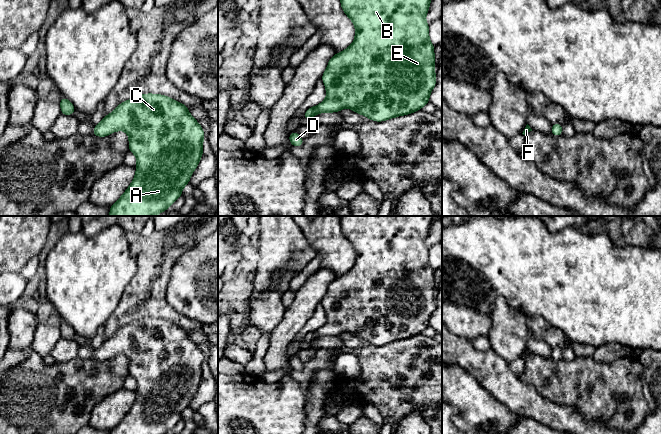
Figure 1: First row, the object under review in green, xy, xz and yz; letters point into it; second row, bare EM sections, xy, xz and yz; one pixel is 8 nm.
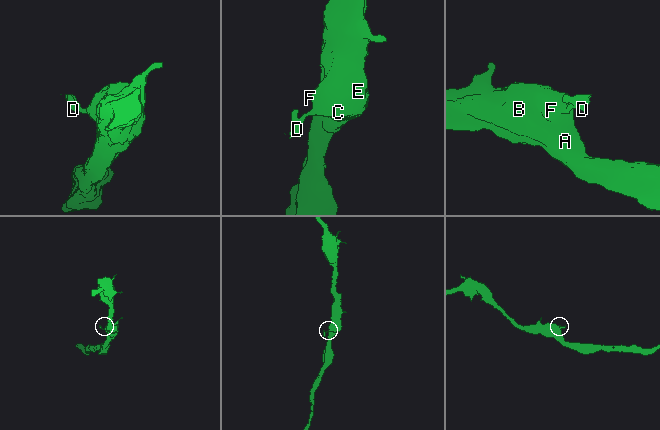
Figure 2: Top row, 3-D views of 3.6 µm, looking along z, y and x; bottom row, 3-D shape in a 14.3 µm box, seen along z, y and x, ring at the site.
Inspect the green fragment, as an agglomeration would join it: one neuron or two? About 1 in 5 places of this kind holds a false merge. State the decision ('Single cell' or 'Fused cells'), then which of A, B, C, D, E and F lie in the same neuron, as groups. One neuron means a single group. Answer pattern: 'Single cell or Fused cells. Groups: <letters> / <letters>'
Single cell. Groups: A B C D E F

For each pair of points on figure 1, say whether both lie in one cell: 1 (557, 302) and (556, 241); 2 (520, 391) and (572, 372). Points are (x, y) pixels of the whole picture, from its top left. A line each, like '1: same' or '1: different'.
1: same
2: different

